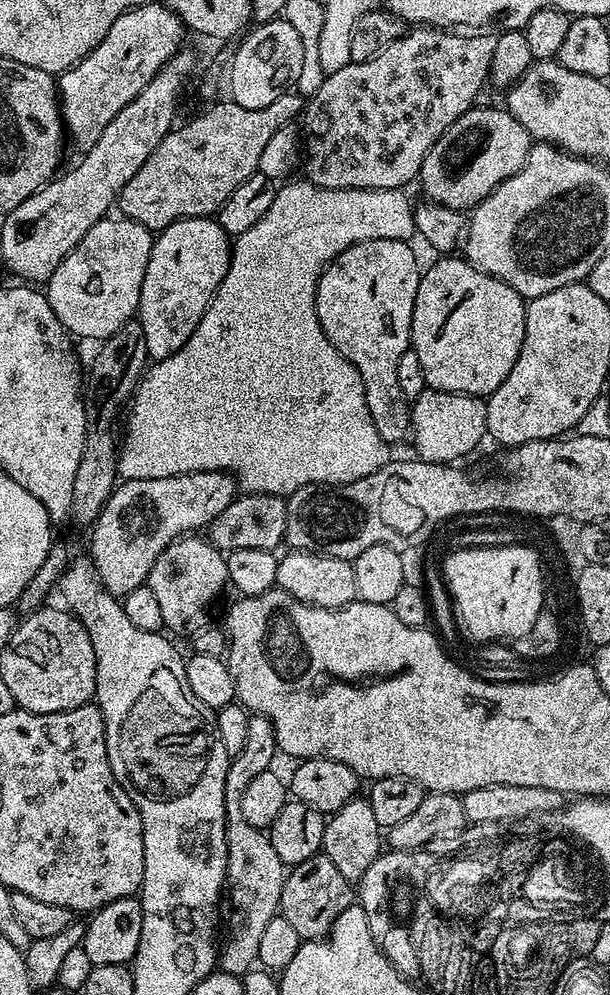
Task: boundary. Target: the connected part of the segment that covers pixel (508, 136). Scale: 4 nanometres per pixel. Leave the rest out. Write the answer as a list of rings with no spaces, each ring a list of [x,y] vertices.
[[[480,107],[469,108],[466,114],[462,114],[462,118],[454,122],[454,126],[446,130],[446,134],[442,134],[442,138],[438,138],[438,142],[434,142],[434,146],[430,146],[430,154],[426,154],[418,177],[418,185],[420,184],[421,190],[425,192],[424,196],[429,201],[444,207],[471,210],[481,204],[499,184],[506,182],[506,178],[522,170],[526,154],[534,143],[532,135],[522,126],[522,122],[515,120],[503,107]]]

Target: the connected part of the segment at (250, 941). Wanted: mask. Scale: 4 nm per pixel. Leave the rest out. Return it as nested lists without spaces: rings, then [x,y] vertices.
[[[249,715],[246,726],[246,738],[242,750],[237,756],[231,757],[228,761],[228,773],[226,774],[226,786],[224,787],[224,805],[228,811],[228,879],[226,881],[226,900],[232,903],[232,913],[228,916],[228,937],[224,944],[218,948],[218,964],[223,971],[229,972],[232,976],[243,977],[245,972],[252,971],[258,961],[258,945],[262,943],[262,934],[266,930],[270,918],[274,918],[280,910],[280,899],[282,898],[282,886],[286,875],[286,866],[282,858],[278,858],[278,853],[274,851],[274,846],[270,842],[267,831],[250,826],[242,818],[242,806],[240,799],[246,791],[246,786],[250,786],[253,778],[258,778],[258,774],[269,771],[273,767],[272,759],[278,756],[276,746],[276,731],[270,721],[265,716]]]

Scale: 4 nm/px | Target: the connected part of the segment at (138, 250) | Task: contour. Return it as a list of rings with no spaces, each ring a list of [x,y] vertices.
[[[105,218],[90,226],[82,242],[78,242],[78,246],[74,246],[74,250],[62,258],[46,282],[46,295],[58,322],[62,322],[65,330],[76,338],[81,336],[84,340],[96,340],[95,342],[109,340],[127,320],[137,315],[140,306],[142,278],[146,278],[146,262],[150,262],[154,233],[133,220],[112,219]]]

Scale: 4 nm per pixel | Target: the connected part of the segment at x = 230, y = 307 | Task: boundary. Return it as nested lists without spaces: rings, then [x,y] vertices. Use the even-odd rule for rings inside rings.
[[[307,182],[287,184],[277,187],[274,202],[270,205],[270,210],[262,214],[258,226],[250,226],[246,234],[235,237],[230,248],[232,261],[228,263],[226,278],[222,278],[222,286],[218,286],[194,334],[190,334],[188,341],[176,351],[175,356],[155,361],[140,377],[127,413],[128,429],[122,432],[122,447],[118,452],[118,472],[124,480],[170,478],[187,472],[227,472],[235,476],[237,485],[245,493],[261,492],[287,498],[294,490],[307,484],[349,484],[358,478],[366,478],[366,474],[374,474],[374,470],[388,463],[390,448],[385,444],[382,434],[378,434],[374,418],[370,418],[362,378],[358,370],[354,370],[352,363],[338,354],[318,322],[316,283],[320,281],[324,267],[335,260],[339,252],[345,252],[358,242],[382,238],[411,241],[417,235],[413,201],[408,201],[403,196],[403,191],[394,188],[319,188],[318,185]]]

